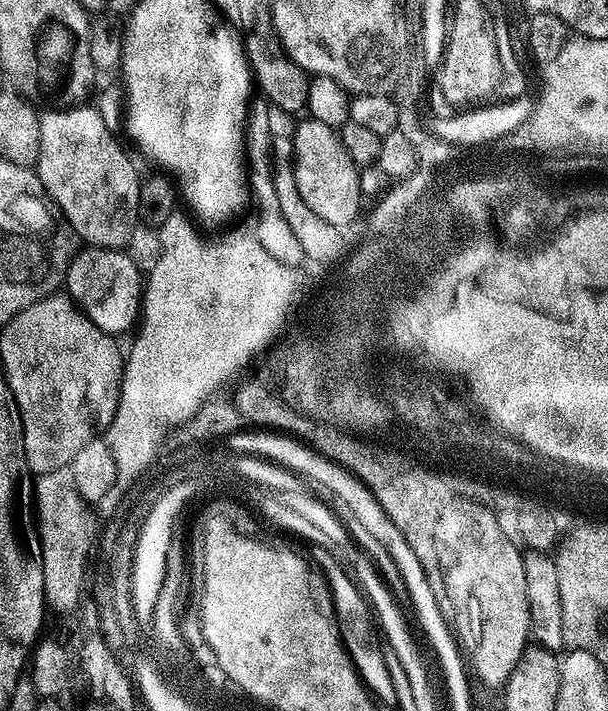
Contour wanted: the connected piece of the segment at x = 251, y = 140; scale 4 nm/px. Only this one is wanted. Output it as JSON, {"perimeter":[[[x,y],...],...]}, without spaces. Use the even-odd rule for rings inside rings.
{"perimeter":[[[259,103],[251,105],[245,137],[248,185],[257,212],[254,239],[275,261],[288,267],[298,267],[305,263],[306,257],[302,245],[298,243],[298,238],[290,231],[286,218],[282,218],[282,206],[278,203],[278,190],[274,190],[274,182],[272,181],[274,164],[270,159],[270,153],[274,148],[274,135],[272,136],[272,120],[268,117],[270,108],[267,103]]]}

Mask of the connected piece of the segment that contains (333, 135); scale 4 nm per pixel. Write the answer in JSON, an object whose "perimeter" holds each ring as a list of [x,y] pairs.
{"perimeter":[[[311,118],[296,128],[296,133],[290,136],[292,142],[292,169],[298,186],[298,194],[302,194],[302,202],[318,214],[318,218],[330,222],[336,228],[347,229],[347,224],[356,220],[360,212],[360,169],[354,162],[350,162],[350,154],[342,146],[339,131],[326,122],[318,122]]]}

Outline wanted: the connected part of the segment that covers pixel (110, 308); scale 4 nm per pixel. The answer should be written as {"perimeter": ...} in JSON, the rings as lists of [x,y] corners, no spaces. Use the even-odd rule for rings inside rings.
{"perimeter":[[[91,246],[81,249],[68,264],[67,295],[88,315],[90,322],[98,326],[98,330],[114,337],[119,337],[120,332],[131,333],[142,316],[142,272],[128,257],[127,251]]]}

